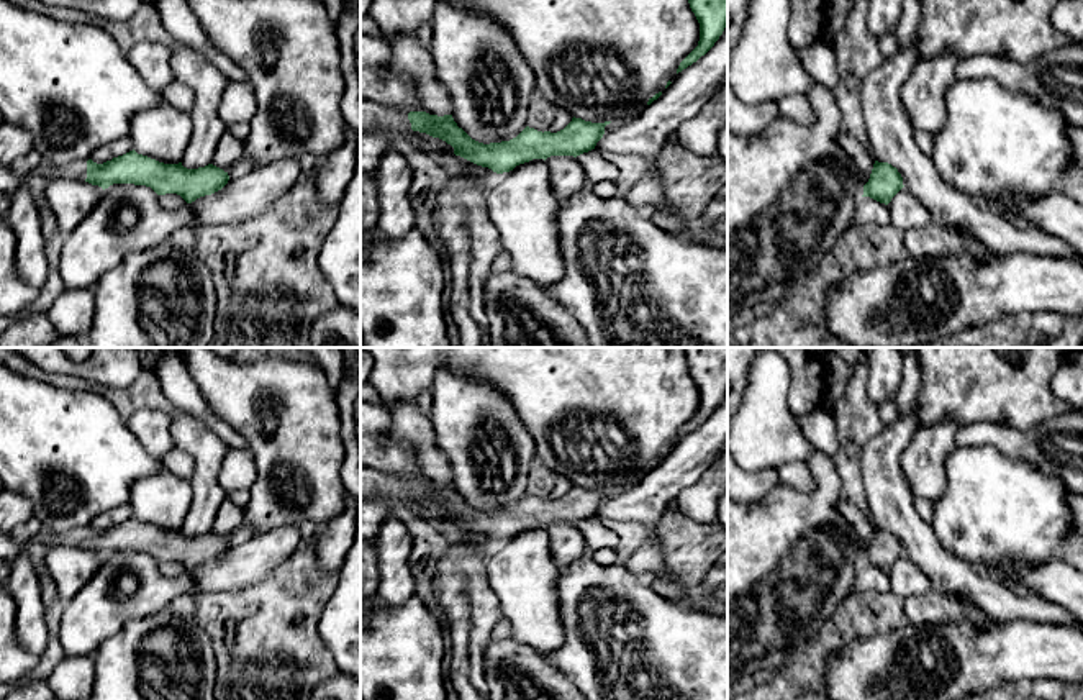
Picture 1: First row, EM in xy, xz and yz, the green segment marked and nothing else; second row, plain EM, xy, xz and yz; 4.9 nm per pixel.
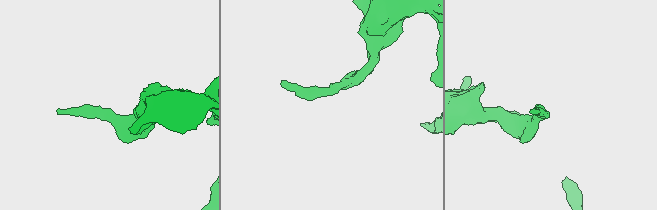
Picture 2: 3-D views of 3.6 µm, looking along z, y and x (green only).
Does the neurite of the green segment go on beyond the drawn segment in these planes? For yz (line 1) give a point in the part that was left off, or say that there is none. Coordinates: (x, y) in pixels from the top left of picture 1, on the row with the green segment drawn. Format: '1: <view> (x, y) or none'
1: none

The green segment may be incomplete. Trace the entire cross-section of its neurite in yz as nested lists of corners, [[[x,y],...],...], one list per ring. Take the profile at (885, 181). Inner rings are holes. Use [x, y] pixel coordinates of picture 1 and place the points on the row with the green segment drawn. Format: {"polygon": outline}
{"polygon": [[[875,161],[868,182],[863,185],[863,195],[888,205],[903,189],[903,177],[896,167],[888,162]]]}

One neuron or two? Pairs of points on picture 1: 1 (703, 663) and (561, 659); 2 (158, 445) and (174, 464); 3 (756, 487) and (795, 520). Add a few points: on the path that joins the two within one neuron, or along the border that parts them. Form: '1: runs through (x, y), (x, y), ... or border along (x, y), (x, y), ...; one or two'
1: runs through (654, 620), (602, 582), (584, 584), (574, 610); one
2: border along (174, 446), (161, 458); two
3: border along (780, 482), (761, 500), (744, 505); two

